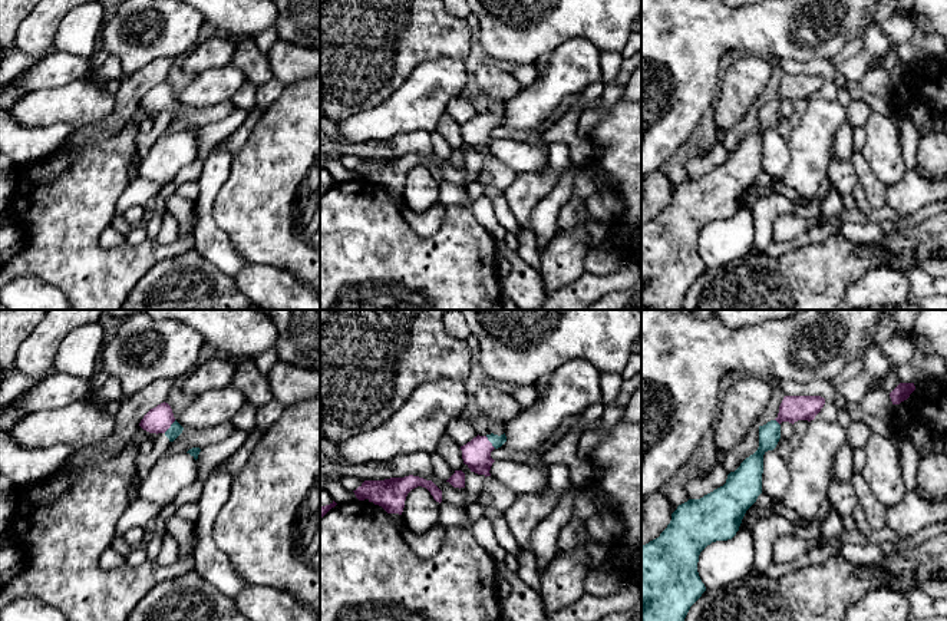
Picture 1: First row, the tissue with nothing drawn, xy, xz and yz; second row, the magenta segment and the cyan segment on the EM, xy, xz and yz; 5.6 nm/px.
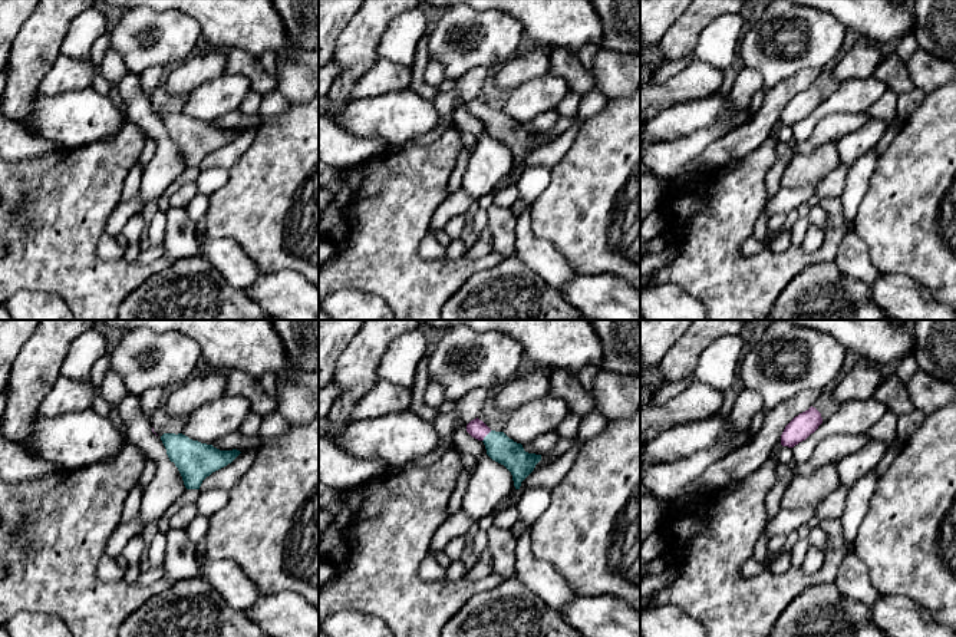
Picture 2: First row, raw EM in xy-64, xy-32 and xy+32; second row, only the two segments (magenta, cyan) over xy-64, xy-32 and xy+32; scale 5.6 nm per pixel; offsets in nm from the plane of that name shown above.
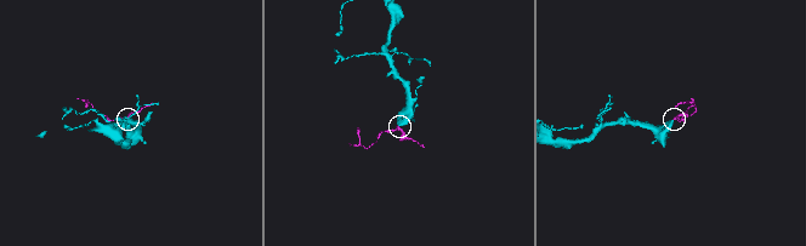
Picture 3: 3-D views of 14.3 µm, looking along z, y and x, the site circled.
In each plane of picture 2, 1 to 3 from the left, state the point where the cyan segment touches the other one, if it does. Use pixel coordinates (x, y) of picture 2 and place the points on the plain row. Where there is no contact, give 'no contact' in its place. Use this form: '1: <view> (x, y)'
1: no contact
2: xy-32 (485, 114)
3: no contact

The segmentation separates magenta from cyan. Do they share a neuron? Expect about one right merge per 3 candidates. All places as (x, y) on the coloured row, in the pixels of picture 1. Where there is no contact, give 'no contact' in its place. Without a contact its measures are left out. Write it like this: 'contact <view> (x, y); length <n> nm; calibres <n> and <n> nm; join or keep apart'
contact xy (170, 426); length 100 nm; calibres 140 and 70 nm; join

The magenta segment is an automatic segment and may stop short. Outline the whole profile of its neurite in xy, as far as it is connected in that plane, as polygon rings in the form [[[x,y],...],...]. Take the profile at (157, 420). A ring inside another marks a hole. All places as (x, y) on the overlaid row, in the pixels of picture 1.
[[[165,402],[151,409],[139,426],[149,433],[164,433],[169,442],[174,442],[184,430],[175,420],[171,406]]]

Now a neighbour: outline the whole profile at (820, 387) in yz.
[[[781,380],[781,389],[786,396],[821,396],[824,399],[832,399],[838,393],[838,390],[832,386],[832,381],[825,380],[815,380],[811,383]]]

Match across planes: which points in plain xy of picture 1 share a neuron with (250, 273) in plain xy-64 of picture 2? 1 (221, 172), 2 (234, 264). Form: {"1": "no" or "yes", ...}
{"1": "yes", "2": "yes"}

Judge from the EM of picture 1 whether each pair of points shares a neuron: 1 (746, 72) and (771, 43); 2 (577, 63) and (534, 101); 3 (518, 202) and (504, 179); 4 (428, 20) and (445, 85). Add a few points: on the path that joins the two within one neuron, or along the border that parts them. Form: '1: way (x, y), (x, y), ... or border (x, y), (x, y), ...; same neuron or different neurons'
1: border (742, 53), (764, 55), (766, 58); different neurons
2: way (567, 72), (544, 95); same neuron
3: border (518, 174), (504, 190); different neurons
4: border (464, 60), (428, 59), (409, 76); different neurons

